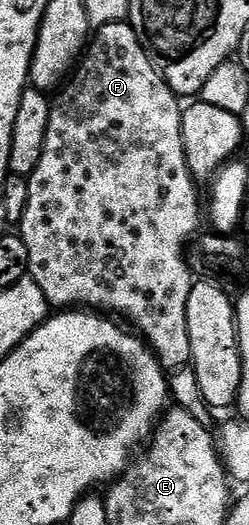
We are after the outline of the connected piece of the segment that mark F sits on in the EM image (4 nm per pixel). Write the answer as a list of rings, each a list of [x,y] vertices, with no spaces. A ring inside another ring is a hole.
[[[126,21],[108,23],[107,26],[99,28],[93,34],[80,64],[77,66],[76,72],[78,71],[78,74],[74,73],[65,88],[57,94],[57,96],[59,95],[58,101],[56,97],[50,110],[50,127],[46,136],[44,155],[40,159],[36,171],[28,178],[30,189],[28,188],[26,208],[20,217],[22,220],[20,235],[28,247],[29,276],[42,288],[51,306],[62,311],[85,307],[87,310],[101,311],[106,315],[117,315],[119,318],[127,317],[131,321],[131,323],[129,322],[131,326],[138,325],[134,326],[137,332],[157,354],[163,368],[167,371],[172,397],[177,408],[188,410],[204,428],[213,430],[216,413],[204,399],[204,391],[200,391],[200,379],[196,377],[196,367],[192,359],[192,343],[188,333],[188,303],[194,290],[196,277],[195,274],[190,274],[190,265],[186,262],[186,244],[189,243],[190,236],[197,231],[198,224],[202,221],[202,205],[198,202],[198,189],[194,186],[196,178],[187,161],[185,141],[182,138],[184,105],[178,94],[174,92],[174,88],[167,83],[165,72],[159,66],[158,69],[154,66],[155,58],[152,56],[151,50],[144,44],[139,30],[135,29]]]

